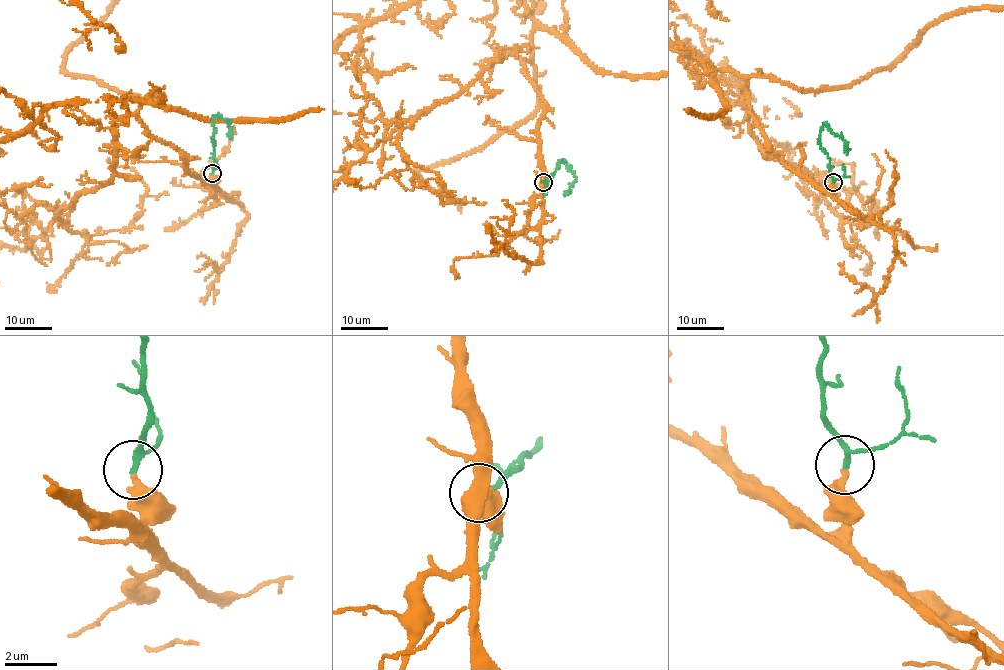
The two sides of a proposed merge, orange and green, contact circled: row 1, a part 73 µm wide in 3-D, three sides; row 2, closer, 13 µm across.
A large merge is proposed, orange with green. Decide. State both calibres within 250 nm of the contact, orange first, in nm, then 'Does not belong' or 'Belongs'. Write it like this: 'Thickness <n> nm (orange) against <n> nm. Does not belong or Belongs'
Thickness 320 nm (orange) against 180 nm. Belongs

